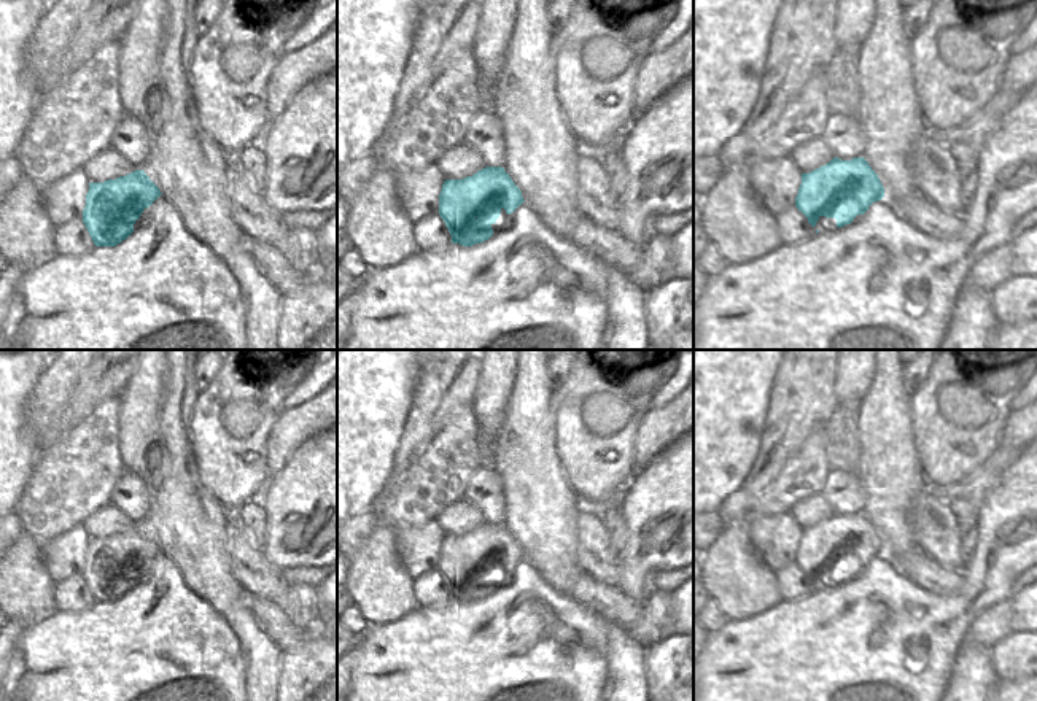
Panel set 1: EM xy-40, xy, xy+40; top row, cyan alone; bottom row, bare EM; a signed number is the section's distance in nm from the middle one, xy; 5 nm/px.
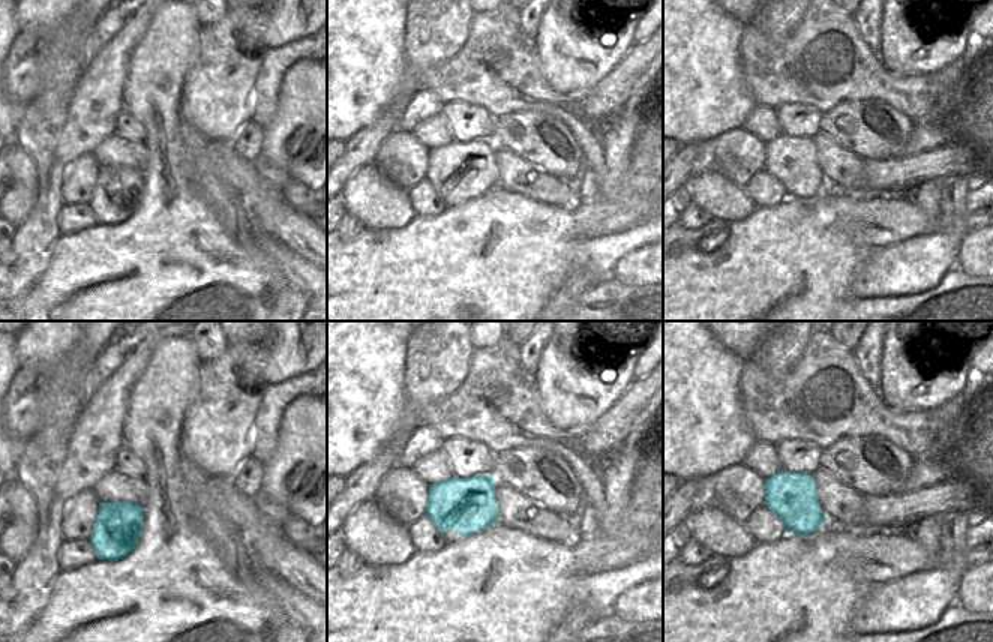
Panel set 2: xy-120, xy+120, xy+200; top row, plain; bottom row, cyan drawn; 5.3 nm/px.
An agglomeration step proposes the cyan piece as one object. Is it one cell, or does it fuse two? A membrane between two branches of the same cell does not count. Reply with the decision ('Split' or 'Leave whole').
Leave whole

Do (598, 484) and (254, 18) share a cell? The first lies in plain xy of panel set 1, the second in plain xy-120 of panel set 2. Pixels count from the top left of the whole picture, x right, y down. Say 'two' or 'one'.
two

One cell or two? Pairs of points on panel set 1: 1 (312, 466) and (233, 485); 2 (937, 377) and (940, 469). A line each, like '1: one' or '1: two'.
1: two
2: one

